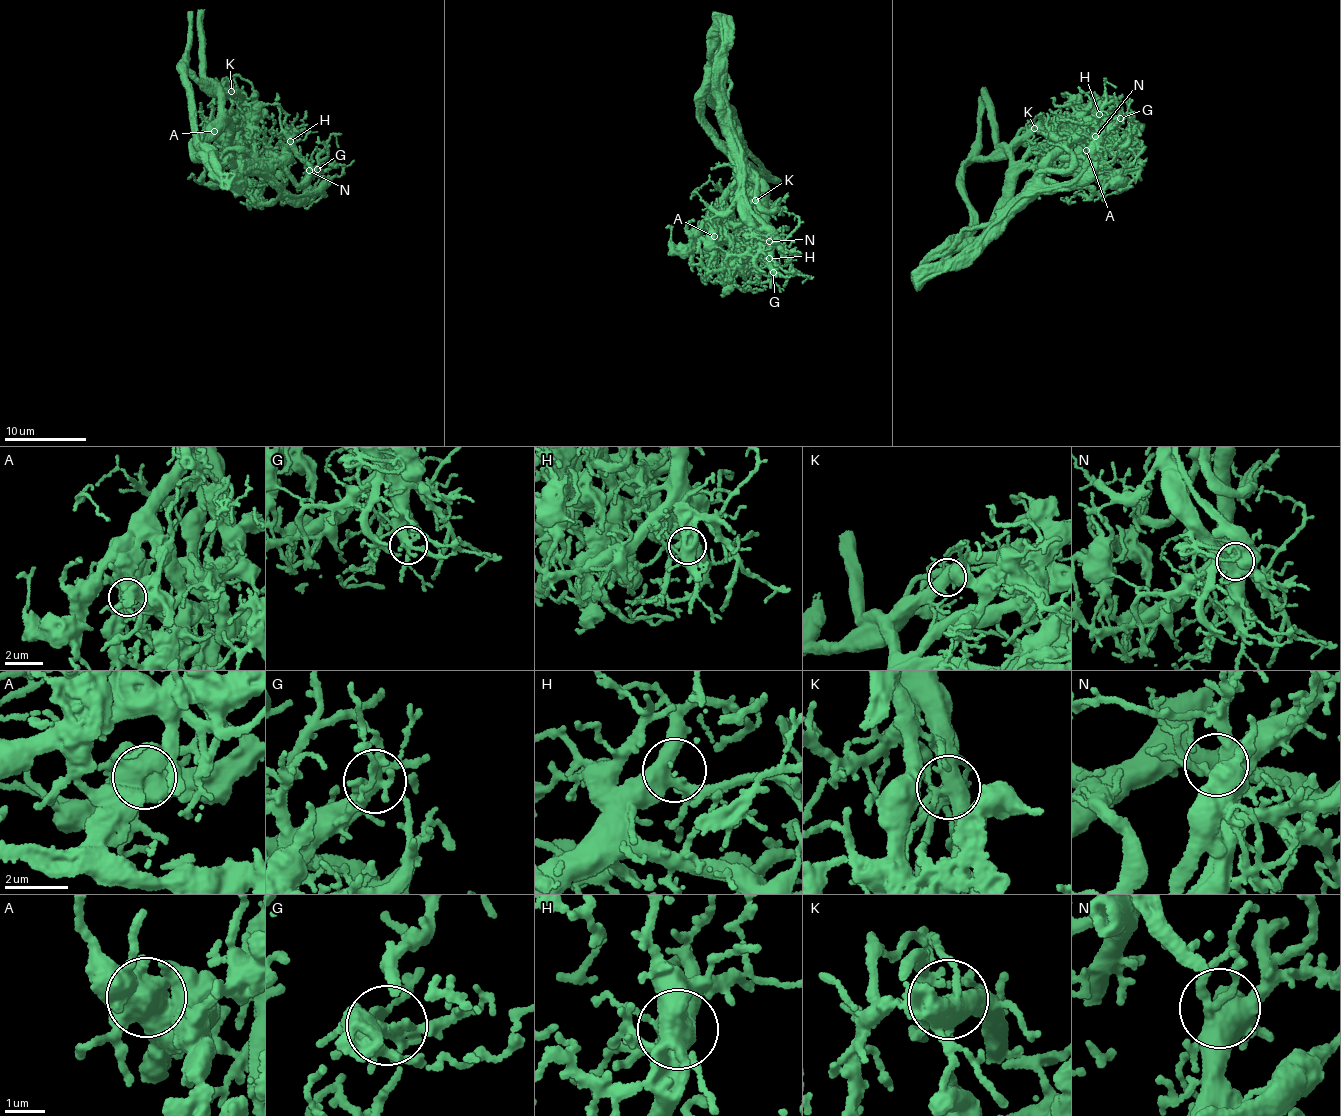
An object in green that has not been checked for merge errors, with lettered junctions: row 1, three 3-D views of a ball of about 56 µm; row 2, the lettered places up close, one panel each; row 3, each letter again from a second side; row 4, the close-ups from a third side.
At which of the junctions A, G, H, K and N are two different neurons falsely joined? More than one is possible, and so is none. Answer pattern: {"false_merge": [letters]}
{"false_merge": ["K"]}

